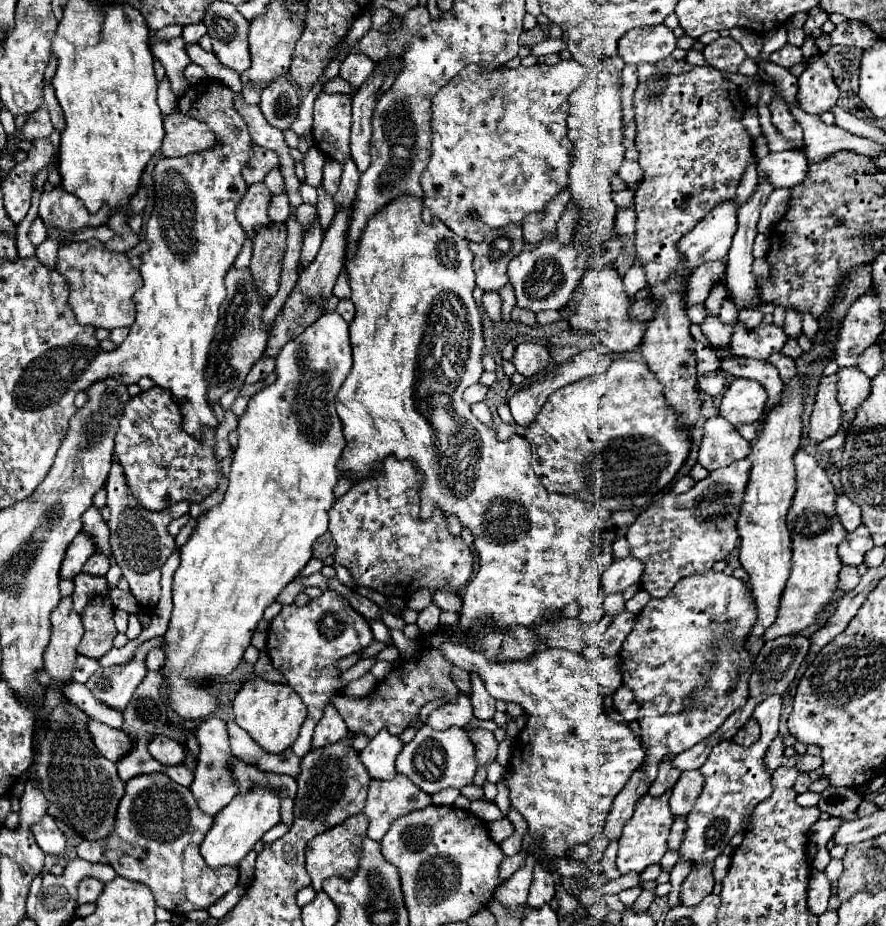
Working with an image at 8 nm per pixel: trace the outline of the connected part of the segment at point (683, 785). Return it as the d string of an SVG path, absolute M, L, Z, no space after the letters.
M698 770L682 772L676 786L672 788L672 796L670 796L672 814L674 816L686 816L692 810L694 800L700 796L702 786L704 786L704 778Z

